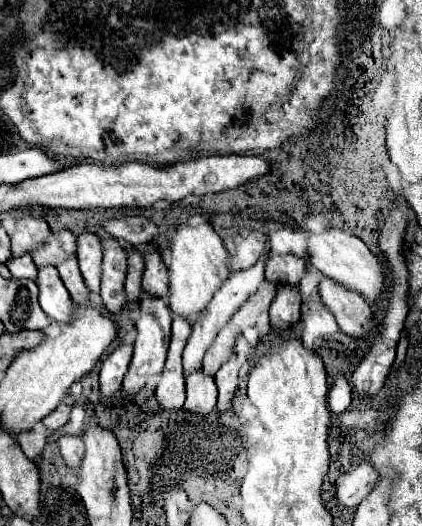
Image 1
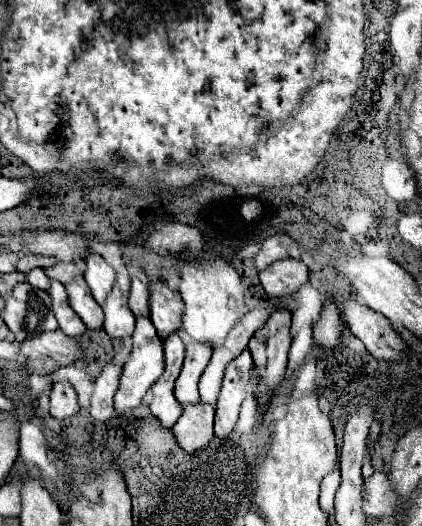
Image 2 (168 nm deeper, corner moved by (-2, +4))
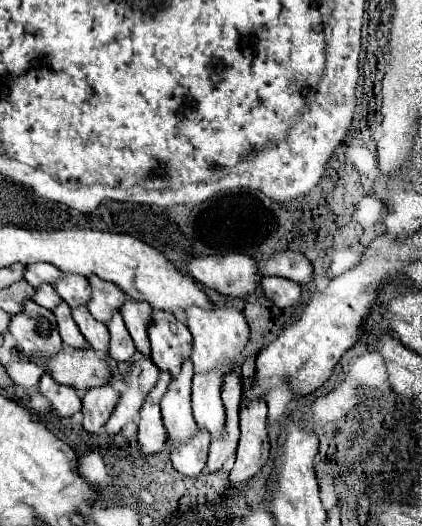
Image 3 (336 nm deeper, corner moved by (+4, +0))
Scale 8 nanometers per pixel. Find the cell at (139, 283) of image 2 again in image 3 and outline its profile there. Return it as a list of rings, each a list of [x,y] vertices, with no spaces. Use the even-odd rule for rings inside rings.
[[[127,298],[121,306],[121,316],[127,324],[127,330],[137,346],[139,352],[149,356],[149,336],[147,336],[147,324],[151,322],[151,304],[135,298]]]

